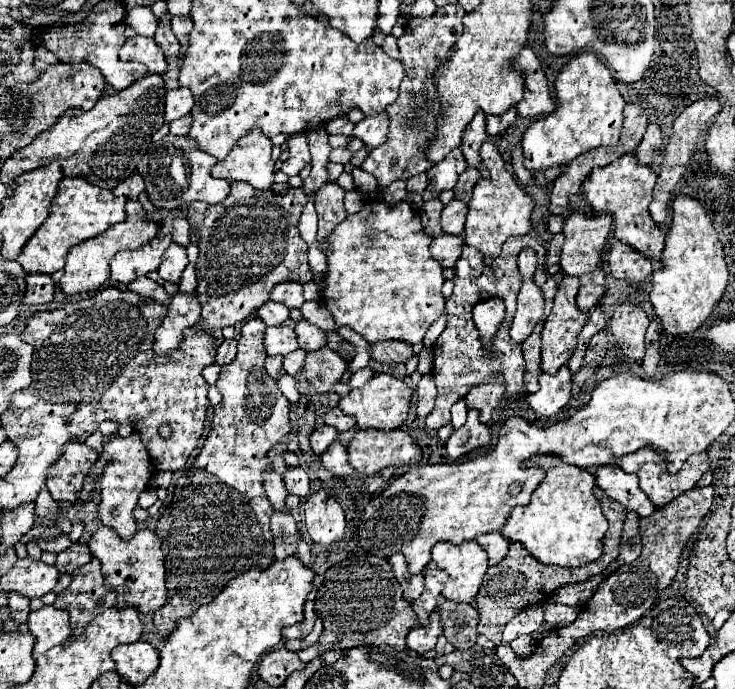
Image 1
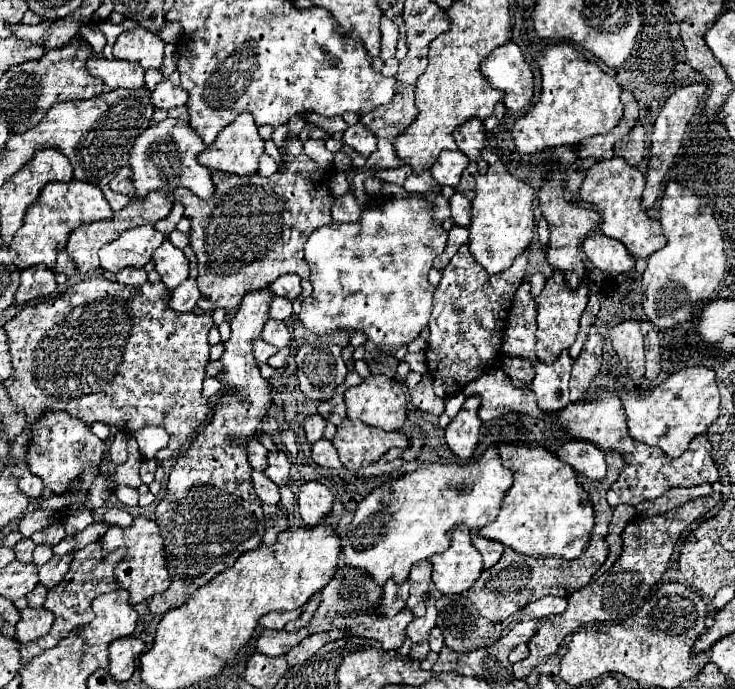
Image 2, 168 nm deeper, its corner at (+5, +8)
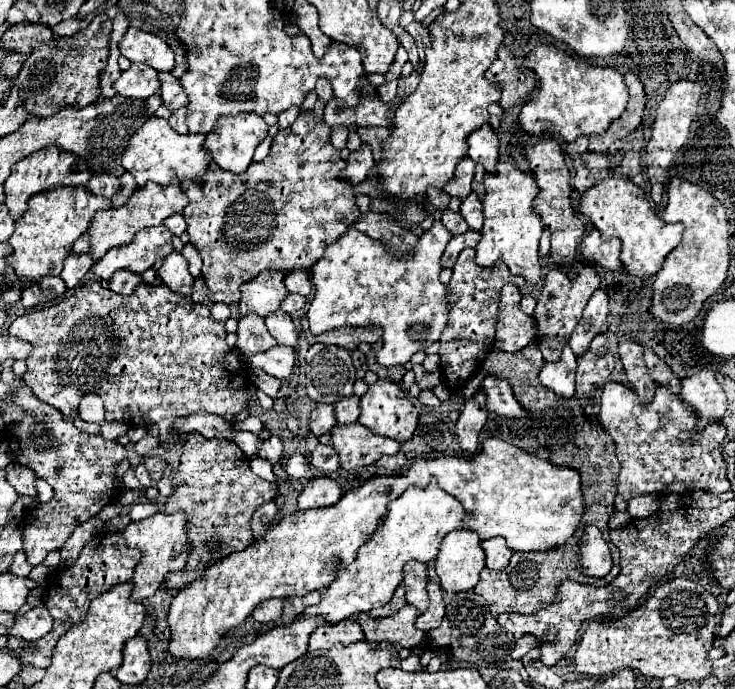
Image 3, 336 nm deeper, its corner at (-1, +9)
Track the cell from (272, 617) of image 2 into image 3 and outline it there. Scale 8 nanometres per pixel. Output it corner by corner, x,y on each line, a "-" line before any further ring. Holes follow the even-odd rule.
272,598
262,602
254,612
252,618
258,620
260,624
270,624
270,622
278,622
282,618
282,608
284,608
284,600
280,598

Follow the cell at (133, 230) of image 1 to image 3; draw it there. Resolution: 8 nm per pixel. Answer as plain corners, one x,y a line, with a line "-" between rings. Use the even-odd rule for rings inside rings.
174,178
168,186
160,186
160,184
154,184
154,182
146,182
146,186
138,188
138,190
132,194
132,198
130,198
122,208
100,210
100,212
92,218
92,222
90,222
88,230
86,230
86,234
88,234
88,238
90,238
90,252
88,252
88,256
90,256
94,262
98,262
110,248
122,246
122,244
130,242
130,240
134,238
134,234
136,234
138,230
142,230
142,228
162,224
168,216
182,212
186,204
188,204
188,198
186,198
186,194
180,190
180,180

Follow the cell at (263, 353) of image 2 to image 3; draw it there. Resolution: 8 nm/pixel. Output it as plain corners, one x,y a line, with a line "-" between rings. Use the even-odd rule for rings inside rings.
248,314
248,316
242,316
238,320
238,342
236,342
236,348
246,356
246,358
252,358
254,354
258,352
264,352
264,350
270,350
272,346
276,346
278,342
270,336
270,332
266,330
264,326
264,320
256,314

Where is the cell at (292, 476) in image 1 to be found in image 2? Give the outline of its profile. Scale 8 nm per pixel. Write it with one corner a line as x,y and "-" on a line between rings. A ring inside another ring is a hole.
268,451
268,467
264,473
276,483
276,485
286,485
290,479
290,461
284,451

